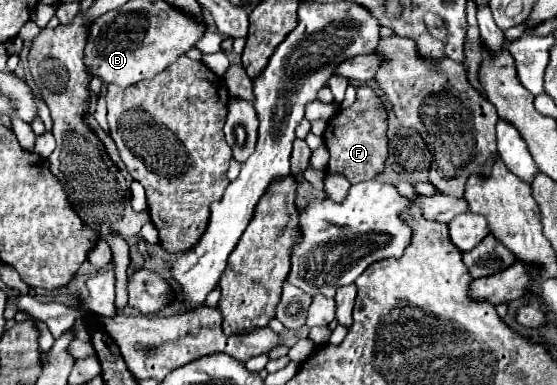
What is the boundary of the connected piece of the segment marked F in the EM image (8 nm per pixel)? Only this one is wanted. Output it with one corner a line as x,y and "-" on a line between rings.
364,85
358,89
354,105
340,109
326,127
324,143
330,151
328,173
342,173
350,183
370,181
382,173
388,157
388,139
386,139
386,109
376,93

